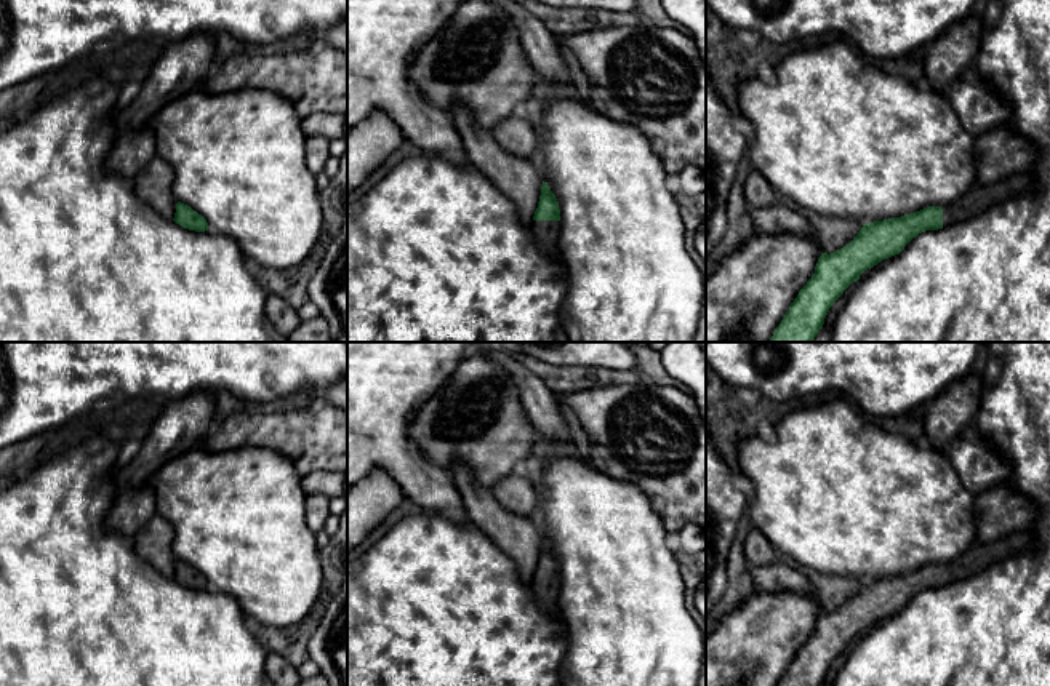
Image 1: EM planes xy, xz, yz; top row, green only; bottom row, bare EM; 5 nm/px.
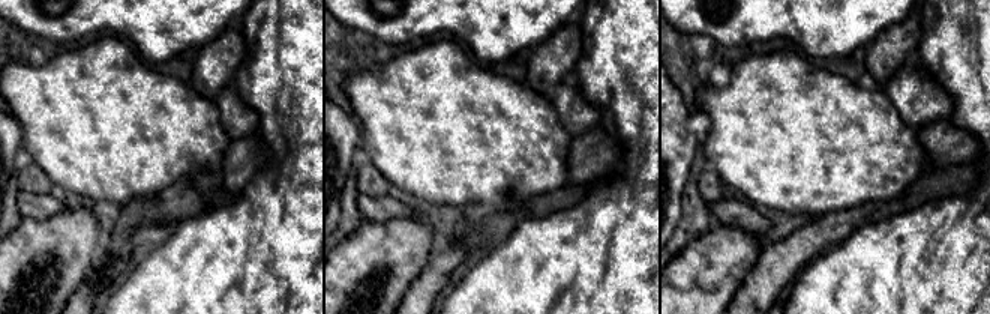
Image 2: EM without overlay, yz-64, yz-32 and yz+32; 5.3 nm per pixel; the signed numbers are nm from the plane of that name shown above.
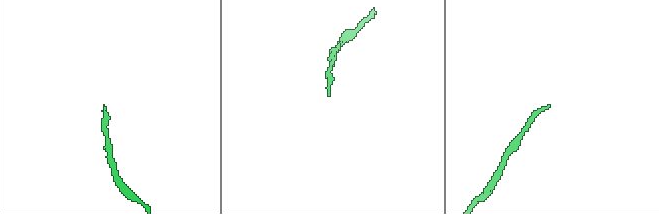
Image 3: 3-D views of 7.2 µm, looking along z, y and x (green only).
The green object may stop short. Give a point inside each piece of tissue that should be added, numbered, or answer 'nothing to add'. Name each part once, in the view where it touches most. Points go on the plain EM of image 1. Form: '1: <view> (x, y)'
1: xz (546, 590)

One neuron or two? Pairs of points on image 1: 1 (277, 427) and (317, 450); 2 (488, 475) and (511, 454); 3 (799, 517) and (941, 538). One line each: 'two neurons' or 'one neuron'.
1: one neuron
2: one neuron
3: one neuron

